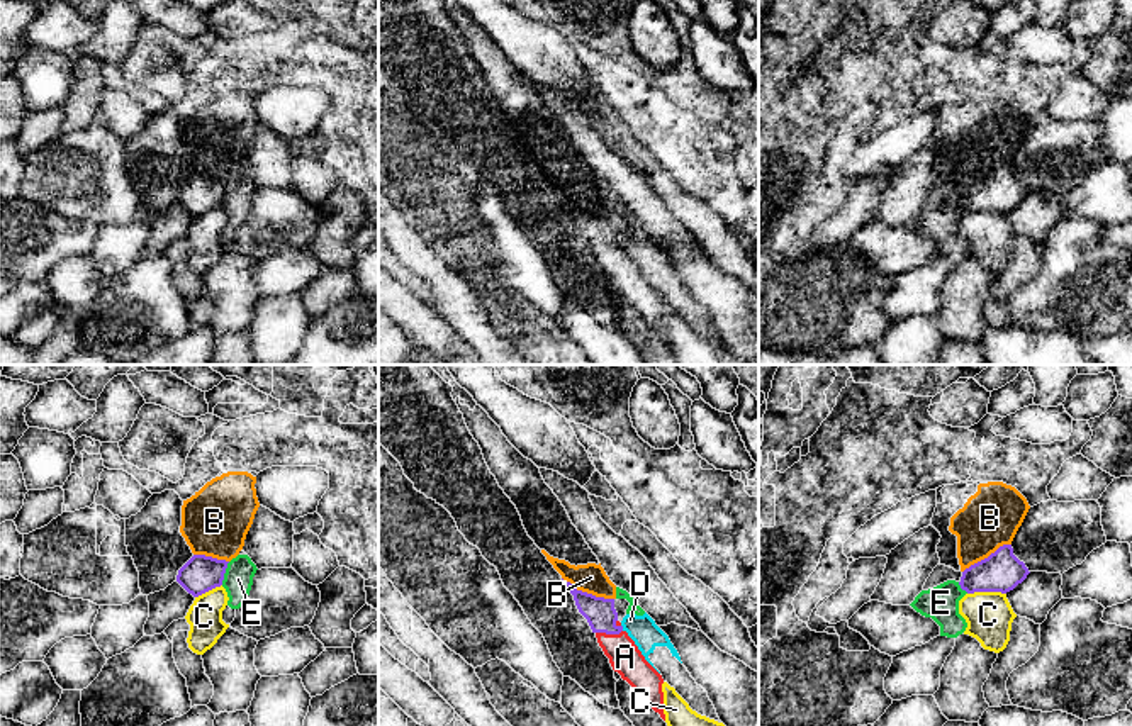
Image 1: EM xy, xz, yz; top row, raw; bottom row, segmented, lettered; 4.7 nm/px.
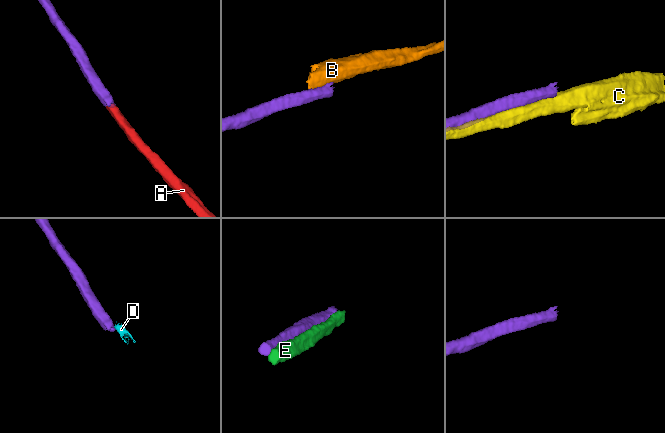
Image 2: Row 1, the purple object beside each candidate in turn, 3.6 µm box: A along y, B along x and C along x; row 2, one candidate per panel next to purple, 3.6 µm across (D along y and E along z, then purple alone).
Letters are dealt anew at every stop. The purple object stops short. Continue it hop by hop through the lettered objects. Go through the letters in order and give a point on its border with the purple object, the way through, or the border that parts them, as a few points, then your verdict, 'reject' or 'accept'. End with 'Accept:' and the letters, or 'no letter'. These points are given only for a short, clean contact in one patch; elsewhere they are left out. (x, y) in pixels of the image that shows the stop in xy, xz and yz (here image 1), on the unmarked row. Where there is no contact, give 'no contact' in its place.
A: contact xz (608, 253); way xz (599, 233), (608, 253), (625, 277); accept
B: contact xz (586, 212); border xz (562, 197), (577, 209), (613, 219); reject
C: contact yz (986, 211); reject
D: contact xz (622, 248); border xz (622, 245), (623, 250); reject
E: contact xy (224, 192); reject
Accept: A

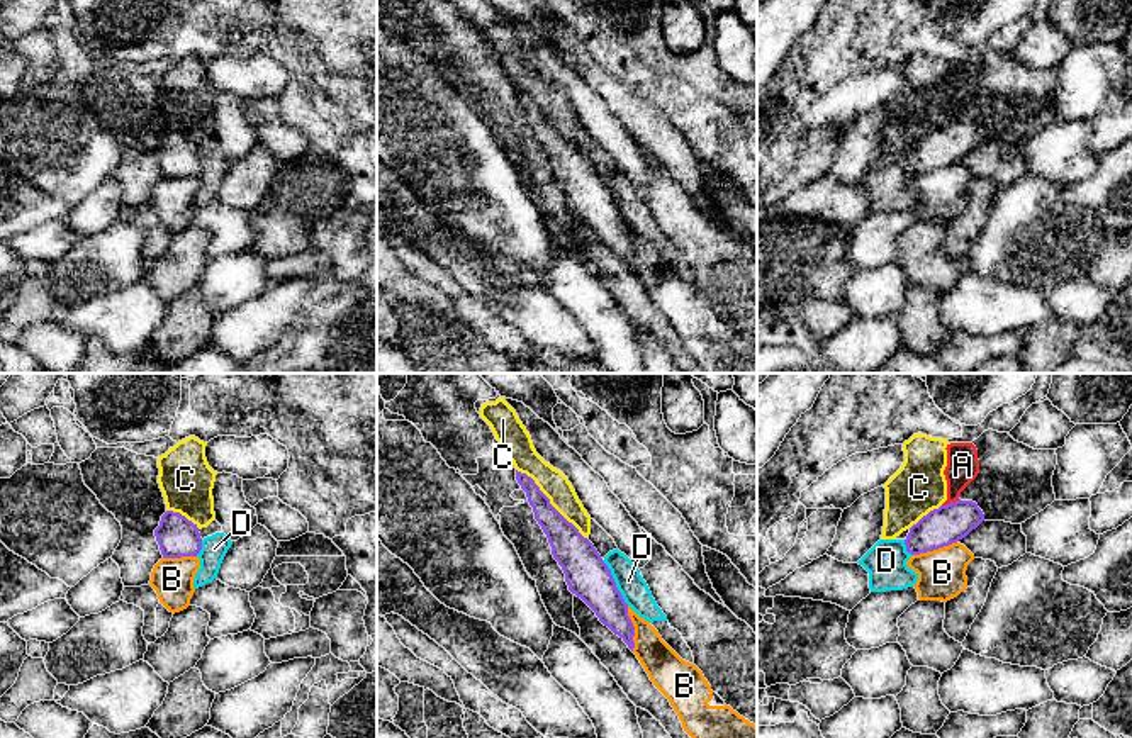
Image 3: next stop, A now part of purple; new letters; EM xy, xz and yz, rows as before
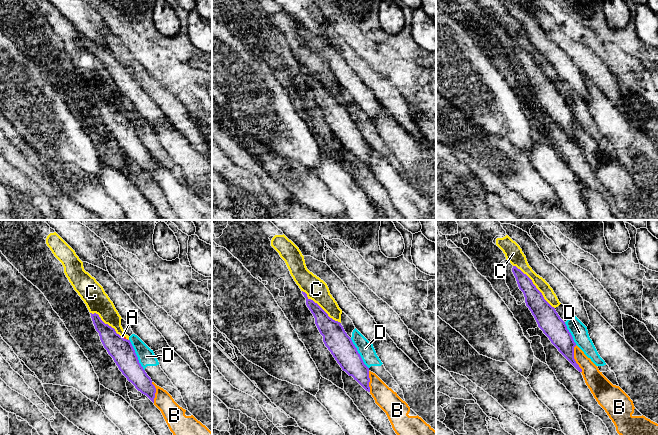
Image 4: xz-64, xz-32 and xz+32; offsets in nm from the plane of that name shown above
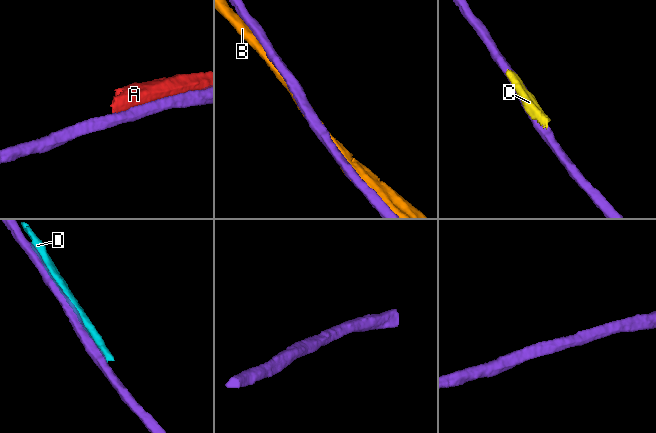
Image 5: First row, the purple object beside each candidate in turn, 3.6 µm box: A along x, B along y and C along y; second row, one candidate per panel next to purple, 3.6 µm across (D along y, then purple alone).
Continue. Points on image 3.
A: contact yz (951, 122); reject
B: contact xz (633, 248); reject
C: contact xz (549, 121); reject
D: contact xz (615, 202); reject
Accept: no letter

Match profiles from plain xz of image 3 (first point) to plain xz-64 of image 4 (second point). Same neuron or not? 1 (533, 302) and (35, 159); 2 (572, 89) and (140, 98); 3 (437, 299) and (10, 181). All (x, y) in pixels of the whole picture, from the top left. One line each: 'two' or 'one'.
1: two
2: one
3: one

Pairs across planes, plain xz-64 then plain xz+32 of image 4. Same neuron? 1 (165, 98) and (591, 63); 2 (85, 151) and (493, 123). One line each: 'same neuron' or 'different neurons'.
1: same neuron
2: same neuron

